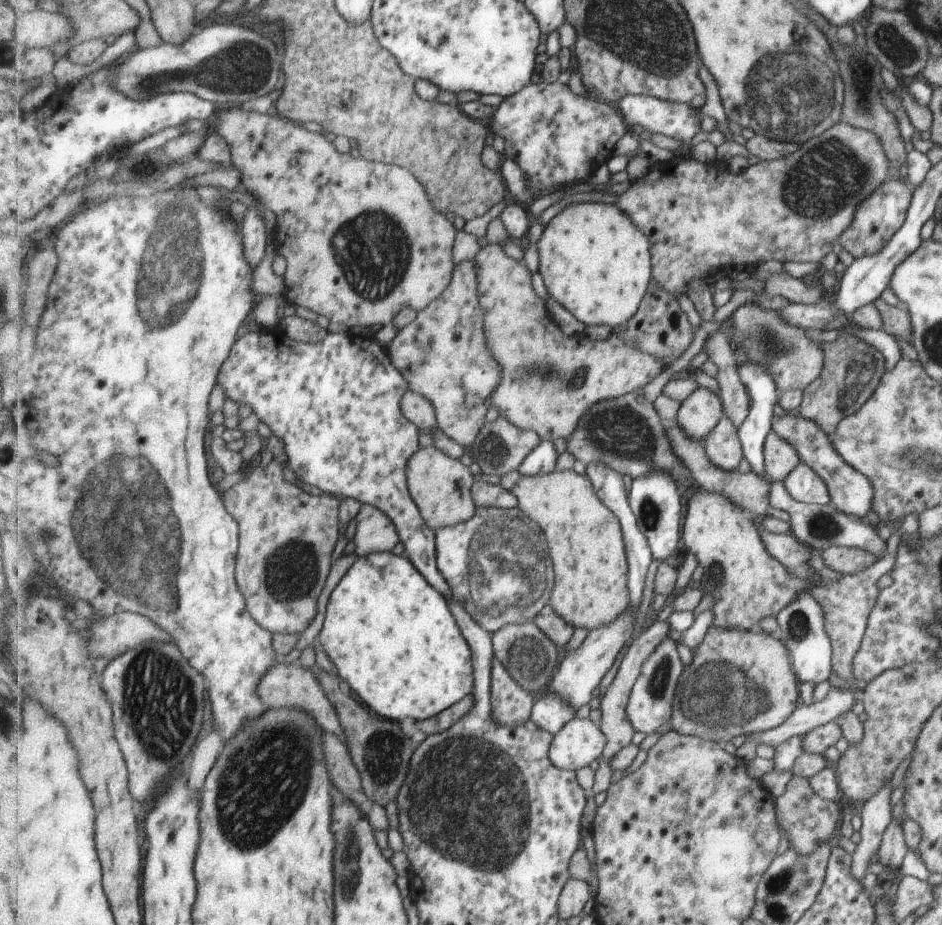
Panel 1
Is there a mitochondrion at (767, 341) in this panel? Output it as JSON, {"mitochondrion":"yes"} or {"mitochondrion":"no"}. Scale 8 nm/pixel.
{"mitochondrion":"yes"}

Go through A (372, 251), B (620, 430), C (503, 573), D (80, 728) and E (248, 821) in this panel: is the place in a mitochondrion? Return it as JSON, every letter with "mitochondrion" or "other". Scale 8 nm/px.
{"A":"mitochondrion","B":"mitochondrion","C":"mitochondrion","D":"other","E":"mitochondrion"}

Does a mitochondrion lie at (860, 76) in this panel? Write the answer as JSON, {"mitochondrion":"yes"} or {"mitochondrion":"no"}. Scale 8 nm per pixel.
{"mitochondrion":"yes"}

